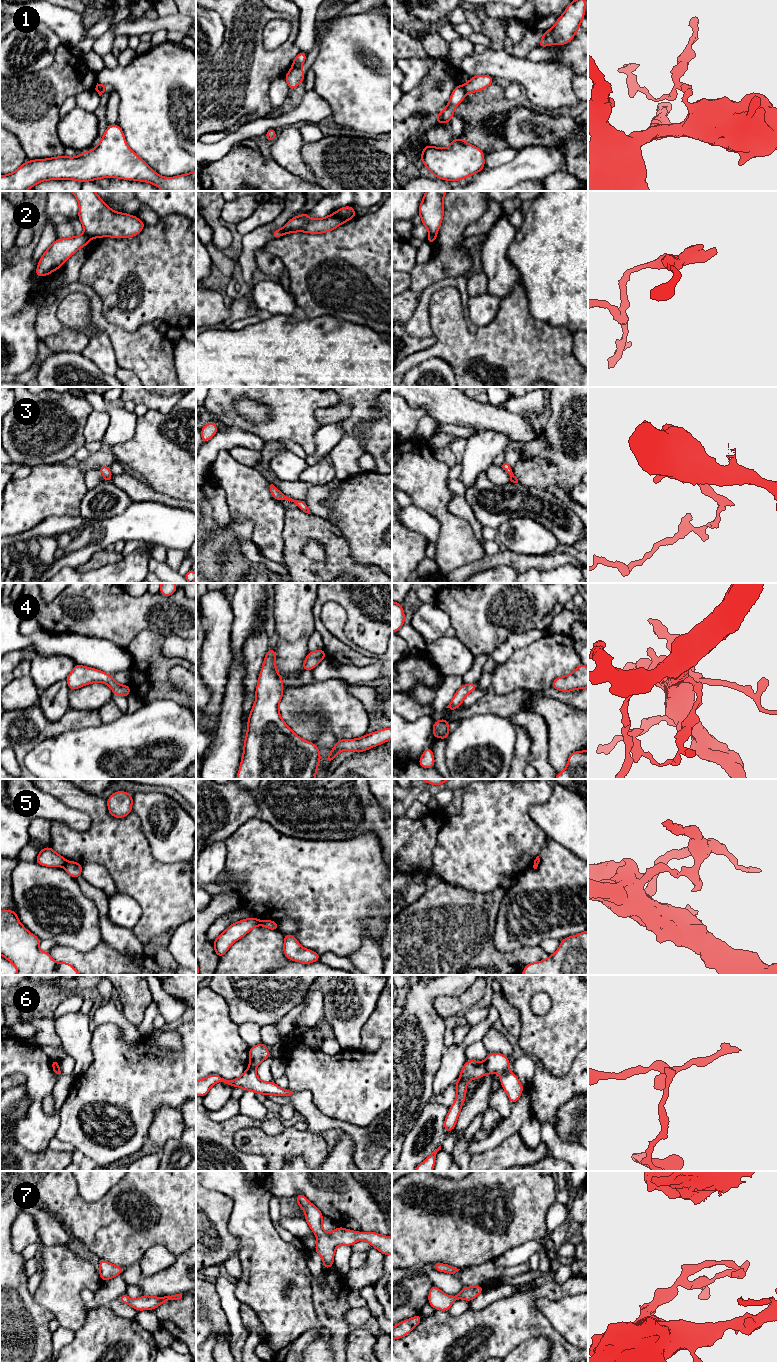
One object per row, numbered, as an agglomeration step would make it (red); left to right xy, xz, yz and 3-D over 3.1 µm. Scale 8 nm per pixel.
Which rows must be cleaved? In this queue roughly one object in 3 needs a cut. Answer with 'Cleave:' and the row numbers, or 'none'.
Cleave: 1, 2, 5, 6

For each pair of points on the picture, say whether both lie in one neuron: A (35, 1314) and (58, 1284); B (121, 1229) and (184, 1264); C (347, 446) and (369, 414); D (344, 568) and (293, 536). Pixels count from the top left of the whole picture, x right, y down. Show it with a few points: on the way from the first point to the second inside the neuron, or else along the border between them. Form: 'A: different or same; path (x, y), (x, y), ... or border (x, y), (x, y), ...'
A: different; border (32, 1295), (54, 1317)
B: different; border (185, 1251), (177, 1257)
C: same; path (354, 438), (356, 427), (361, 422)
D: same; path (328, 568), (310, 568), (294, 552)

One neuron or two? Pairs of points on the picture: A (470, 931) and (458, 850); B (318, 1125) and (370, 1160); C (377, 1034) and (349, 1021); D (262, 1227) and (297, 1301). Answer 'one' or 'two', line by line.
A: two
B: one
C: two
D: one

